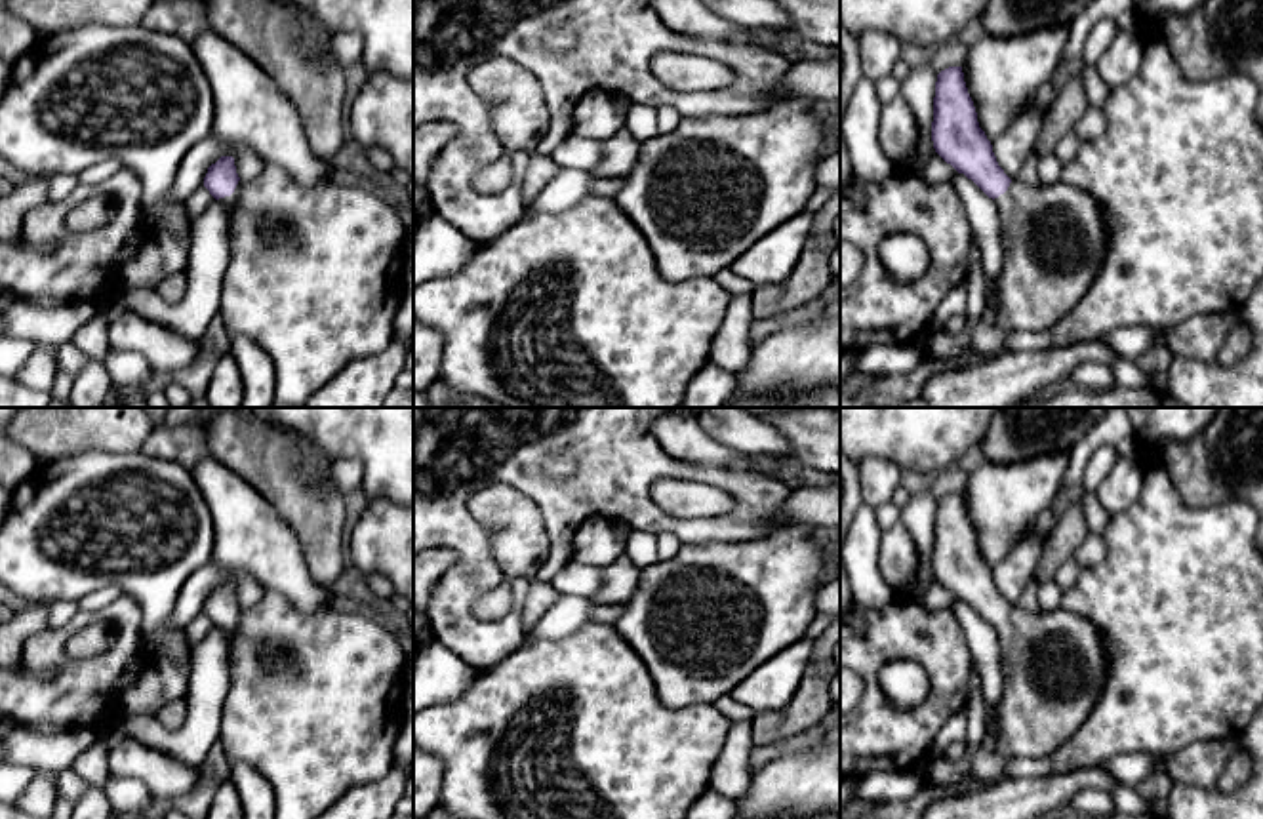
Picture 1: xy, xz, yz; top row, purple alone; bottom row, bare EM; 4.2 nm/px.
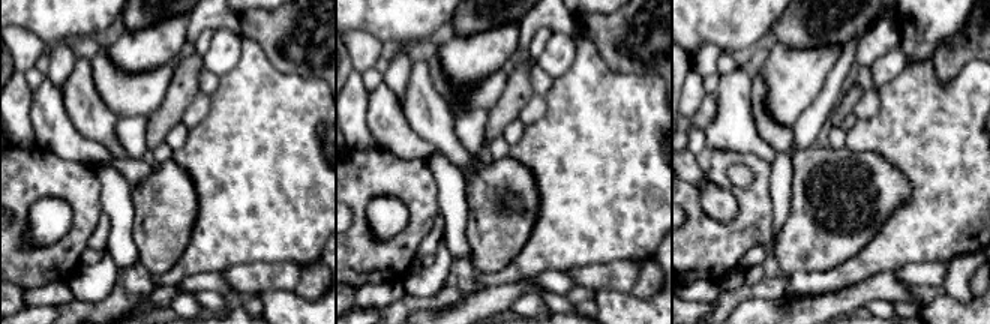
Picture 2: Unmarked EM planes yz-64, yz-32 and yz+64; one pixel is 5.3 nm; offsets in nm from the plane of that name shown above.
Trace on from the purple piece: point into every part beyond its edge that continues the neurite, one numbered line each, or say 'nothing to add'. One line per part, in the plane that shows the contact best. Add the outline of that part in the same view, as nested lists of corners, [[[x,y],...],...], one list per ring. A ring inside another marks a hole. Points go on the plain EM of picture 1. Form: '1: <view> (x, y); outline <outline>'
1: xy (315, 705); outline [[[265,590],[259,604],[250,609],[238,608],[234,619],[219,625],[219,629],[229,636],[227,669],[231,680],[221,710],[219,741],[231,760],[251,766],[271,783],[274,789],[274,819],[316,819],[337,804],[349,789],[387,775],[396,762],[396,741],[404,722],[404,669],[408,665],[408,653],[396,634],[356,611],[341,608],[339,604],[318,611],[301,611],[274,590]]]

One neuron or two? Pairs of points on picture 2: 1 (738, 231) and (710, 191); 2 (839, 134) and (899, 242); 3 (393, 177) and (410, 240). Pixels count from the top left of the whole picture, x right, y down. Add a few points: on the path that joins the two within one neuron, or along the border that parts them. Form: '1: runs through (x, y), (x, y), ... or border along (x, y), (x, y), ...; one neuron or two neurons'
1: border along (699, 200), (719, 221), (738, 210); two neurons
2: border along (858, 120), (848, 132), (843, 146); two neurons
3: runs through (408, 192), (416, 200), (416, 225); one neuron

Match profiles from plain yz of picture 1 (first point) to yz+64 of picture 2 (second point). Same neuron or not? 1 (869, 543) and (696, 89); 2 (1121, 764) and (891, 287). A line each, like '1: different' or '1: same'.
1: same
2: different

